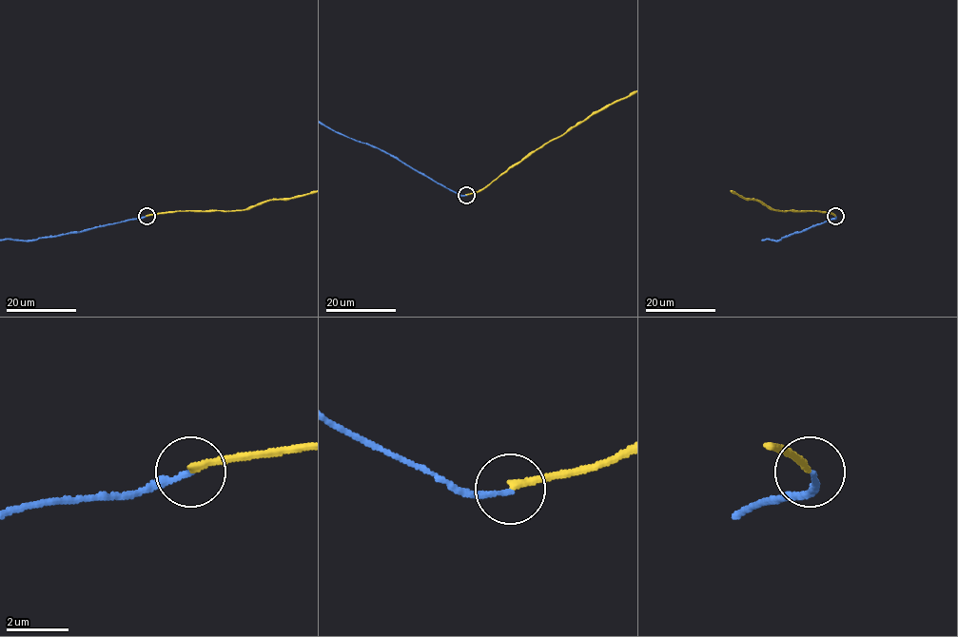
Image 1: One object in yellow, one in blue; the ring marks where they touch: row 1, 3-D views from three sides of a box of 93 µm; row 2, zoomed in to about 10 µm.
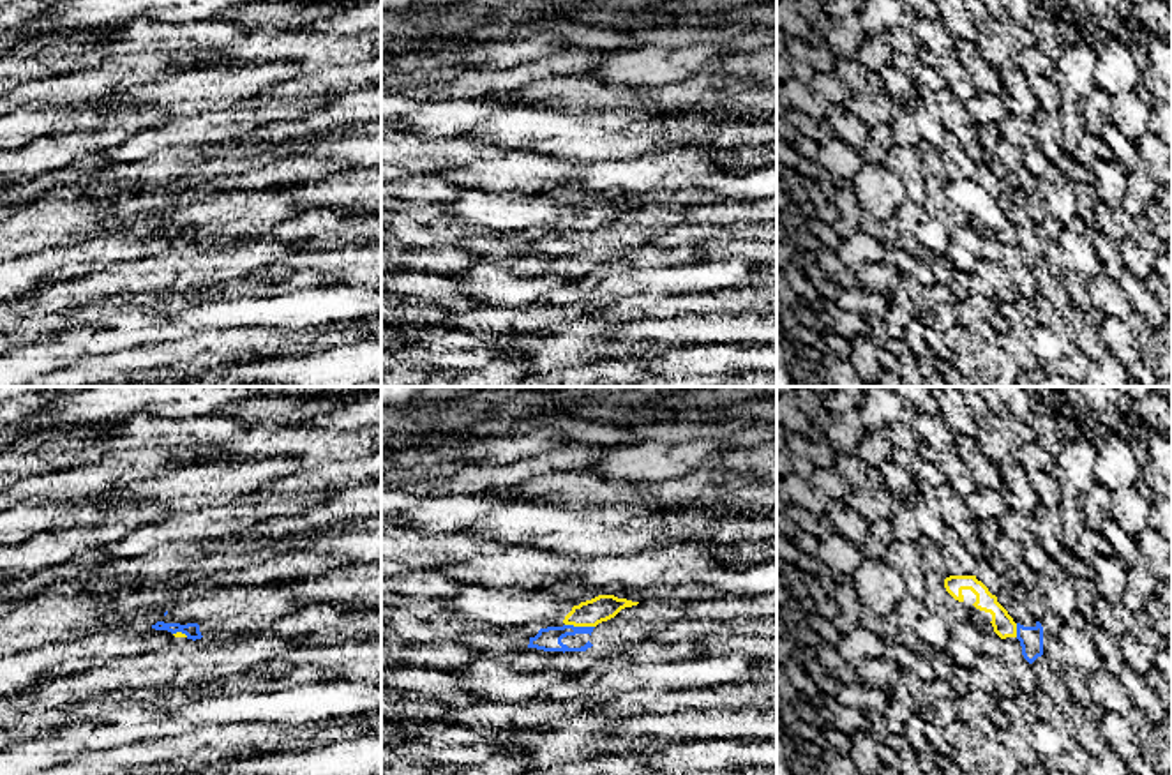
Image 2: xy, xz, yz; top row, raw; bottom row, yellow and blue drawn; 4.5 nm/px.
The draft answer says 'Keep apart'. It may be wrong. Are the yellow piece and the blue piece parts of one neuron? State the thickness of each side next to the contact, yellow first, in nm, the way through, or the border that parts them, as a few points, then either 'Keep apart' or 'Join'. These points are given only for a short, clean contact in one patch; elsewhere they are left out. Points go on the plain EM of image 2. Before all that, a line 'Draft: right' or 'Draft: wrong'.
Draft: right
Thickness 120 nm (yellow) against 110 nm. Keep apart

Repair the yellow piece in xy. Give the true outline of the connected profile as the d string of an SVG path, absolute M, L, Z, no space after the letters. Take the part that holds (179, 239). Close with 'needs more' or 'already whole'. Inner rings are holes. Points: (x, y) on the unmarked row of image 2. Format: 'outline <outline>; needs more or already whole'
outline M99 229L94 235L83 235L71 247L32 249L28 254L0 263L0 302L46 282L85 277L113 263L157 256L185 244L182 237L171 238L152 231Z; needs more

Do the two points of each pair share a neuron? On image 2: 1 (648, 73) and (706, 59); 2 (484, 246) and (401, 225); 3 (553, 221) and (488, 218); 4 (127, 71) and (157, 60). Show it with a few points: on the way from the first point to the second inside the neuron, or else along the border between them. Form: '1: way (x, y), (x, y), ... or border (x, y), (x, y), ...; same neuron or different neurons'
1: way (662, 66), (692, 60); same neuron
2: way (466, 232), (422, 233); same neuron
3: way (537, 216), (503, 216); same neuron
4: way (135, 69), (150, 66); same neuron

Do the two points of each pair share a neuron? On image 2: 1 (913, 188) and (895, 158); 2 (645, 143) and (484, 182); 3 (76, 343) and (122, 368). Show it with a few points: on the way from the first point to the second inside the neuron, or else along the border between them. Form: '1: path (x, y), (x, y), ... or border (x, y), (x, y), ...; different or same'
1: path (913, 180), (902, 165); same
2: border (528, 152), (555, 158); different
3: border (94, 355), (69, 368); different

